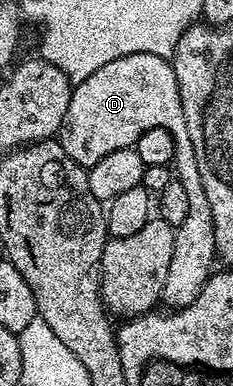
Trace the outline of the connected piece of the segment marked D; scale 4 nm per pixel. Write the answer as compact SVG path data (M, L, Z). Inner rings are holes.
M133 53L129 57L109 61L109 65L101 65L97 73L89 73L87 79L72 86L69 109L59 128L57 140L73 161L90 169L107 154L130 148L133 133L145 129L169 129L173 135L173 175L178 183L185 185L185 194L188 195L188 216L175 228L173 257L169 261L169 273L165 277L161 300L164 308L180 311L201 297L201 289L205 289L211 280L217 256L213 213L205 187L201 184L197 153L193 150L193 141L189 141L189 125L185 125L185 109L181 109L181 95L172 60L153 53Z

